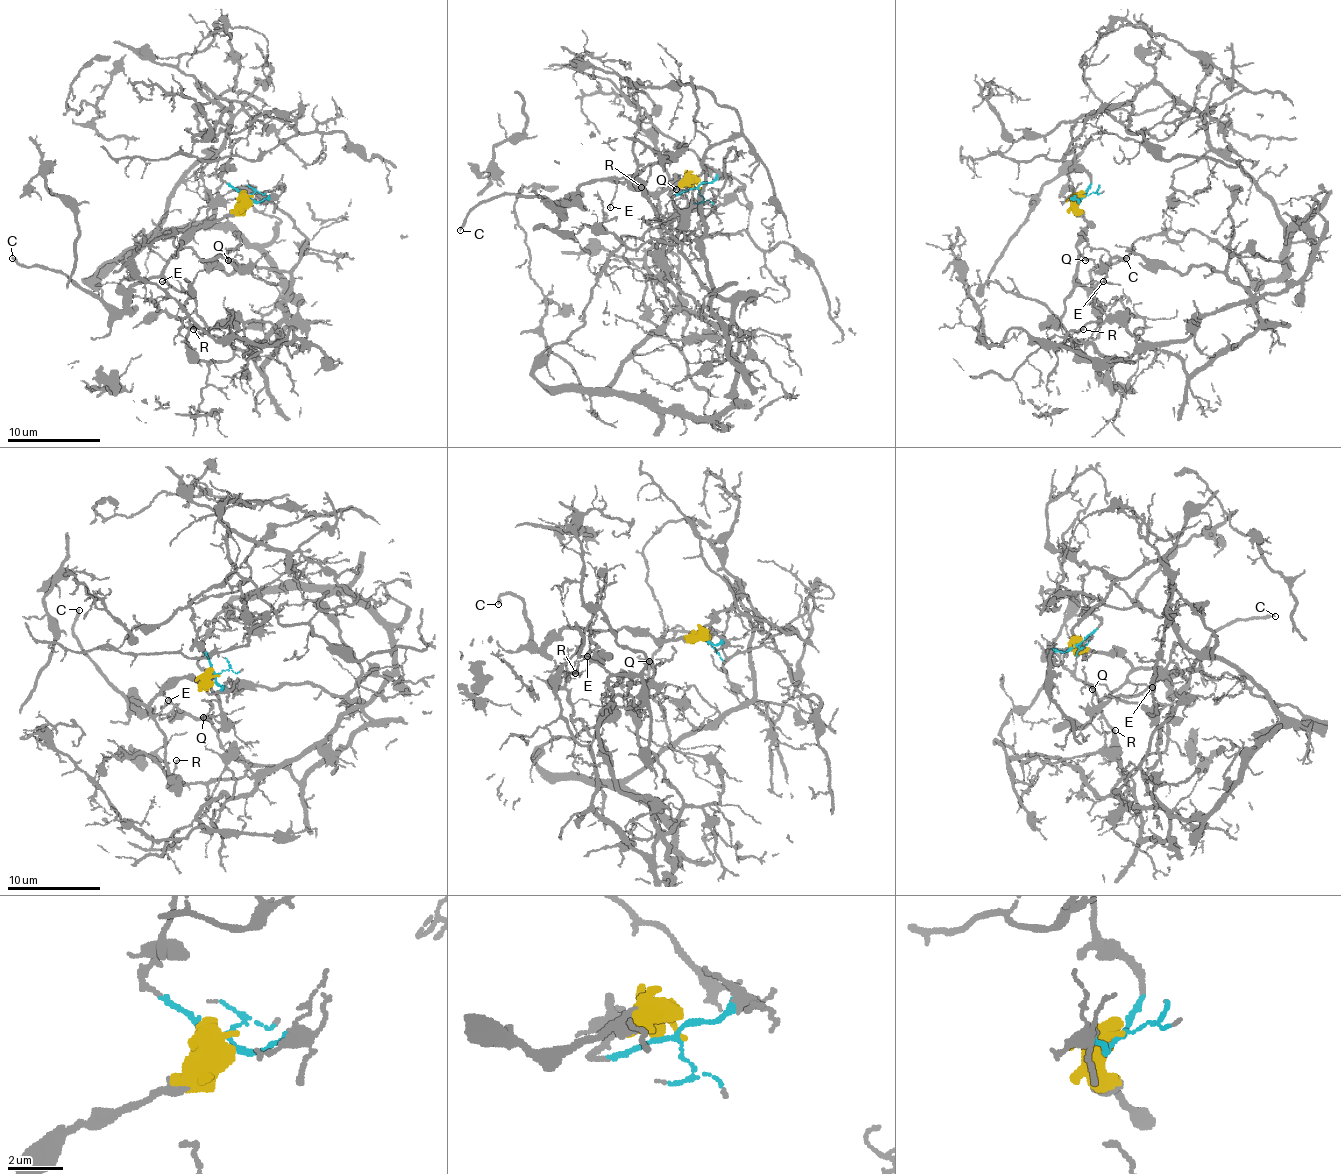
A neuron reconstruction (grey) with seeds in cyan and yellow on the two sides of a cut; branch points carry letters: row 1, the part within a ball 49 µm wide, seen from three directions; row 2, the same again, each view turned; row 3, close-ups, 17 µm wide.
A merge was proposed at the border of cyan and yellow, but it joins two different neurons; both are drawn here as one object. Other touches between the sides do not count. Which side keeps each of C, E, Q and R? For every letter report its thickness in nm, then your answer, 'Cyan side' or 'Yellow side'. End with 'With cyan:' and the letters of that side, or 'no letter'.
C: Thickness 240 nm. Yellow side
E: Thickness 140 nm. Yellow side
Q: Thickness 140 nm. Cyan side
R: Thickness 140 nm. Yellow side
With cyan: Q

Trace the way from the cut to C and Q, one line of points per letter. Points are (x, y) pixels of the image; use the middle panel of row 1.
C: (698, 187), (677, 182), (635, 191), (626, 182), (595, 180), (553, 203), (502, 194), (481, 201), (460, 231)
Q: (695, 187), (675, 175), (677, 233), (647, 254), (675, 310), (605, 387), (549, 389), (535, 361), (677, 189)

